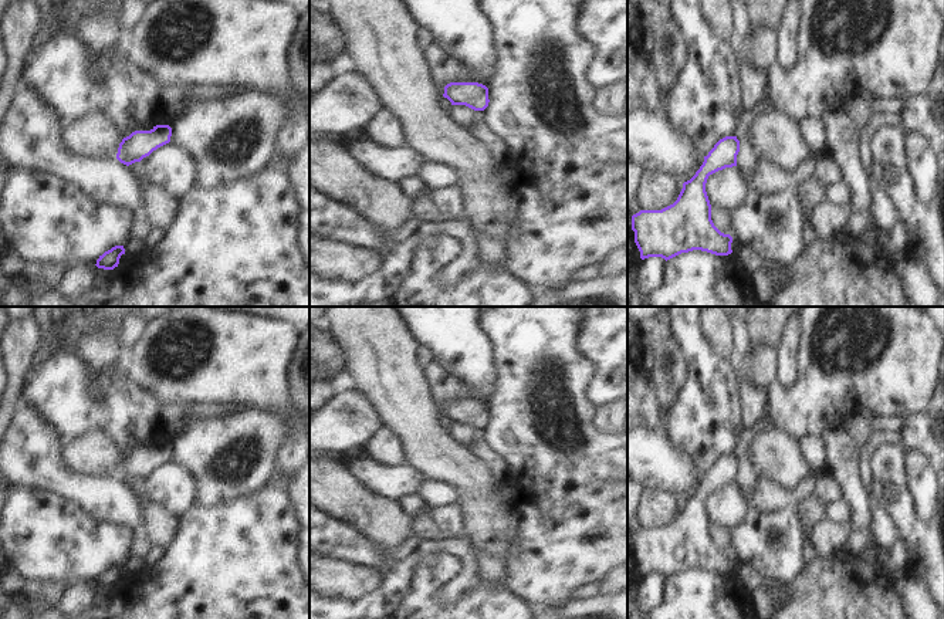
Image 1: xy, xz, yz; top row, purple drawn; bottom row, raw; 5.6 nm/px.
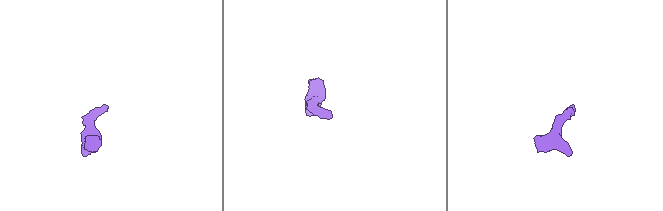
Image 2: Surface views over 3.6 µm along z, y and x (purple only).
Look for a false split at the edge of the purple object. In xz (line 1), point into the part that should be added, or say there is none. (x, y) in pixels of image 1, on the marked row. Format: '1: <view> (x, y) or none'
1: none

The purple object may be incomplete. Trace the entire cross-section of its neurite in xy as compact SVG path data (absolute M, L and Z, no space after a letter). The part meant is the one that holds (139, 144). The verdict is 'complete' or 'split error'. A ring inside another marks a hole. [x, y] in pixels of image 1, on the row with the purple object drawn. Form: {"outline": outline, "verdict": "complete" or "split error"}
{"outline": "M156 125L150 131L135 131L119 143L116 159L129 166L141 162L158 148L170 142L172 128Z", "verdict": "complete"}

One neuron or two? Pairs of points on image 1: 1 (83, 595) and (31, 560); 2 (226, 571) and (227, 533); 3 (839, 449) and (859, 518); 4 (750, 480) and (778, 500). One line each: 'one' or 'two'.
1: two
2: one
3: one
4: two

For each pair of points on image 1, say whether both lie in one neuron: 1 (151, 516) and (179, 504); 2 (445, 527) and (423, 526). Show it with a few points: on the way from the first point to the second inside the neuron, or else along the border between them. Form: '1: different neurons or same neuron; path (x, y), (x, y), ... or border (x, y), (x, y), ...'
1: different neurons; border (139, 487), (151, 501), (176, 517)
2: same neuron; path (439, 526), (429, 526)

